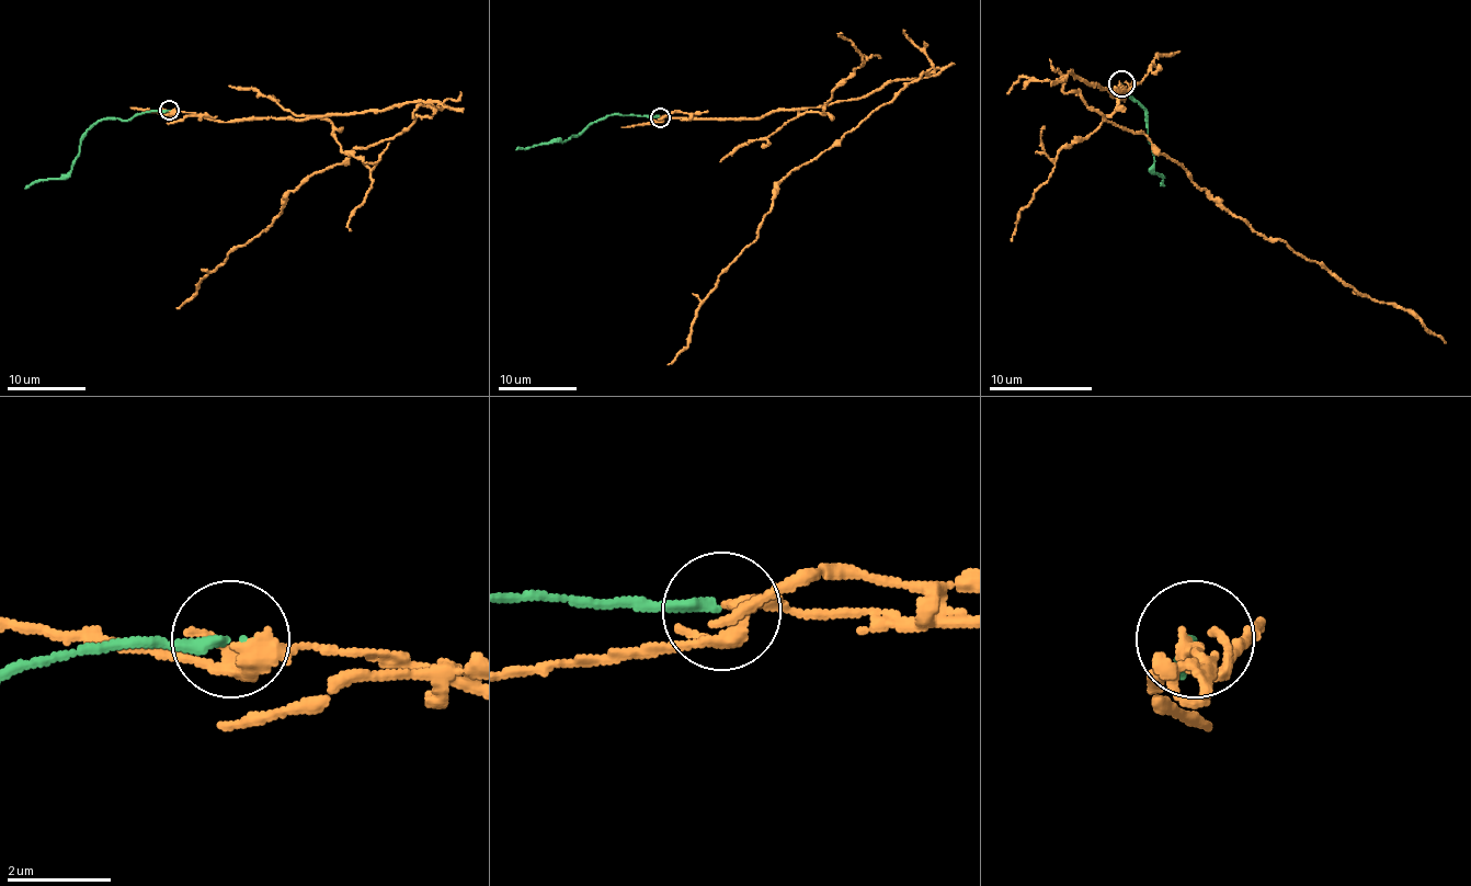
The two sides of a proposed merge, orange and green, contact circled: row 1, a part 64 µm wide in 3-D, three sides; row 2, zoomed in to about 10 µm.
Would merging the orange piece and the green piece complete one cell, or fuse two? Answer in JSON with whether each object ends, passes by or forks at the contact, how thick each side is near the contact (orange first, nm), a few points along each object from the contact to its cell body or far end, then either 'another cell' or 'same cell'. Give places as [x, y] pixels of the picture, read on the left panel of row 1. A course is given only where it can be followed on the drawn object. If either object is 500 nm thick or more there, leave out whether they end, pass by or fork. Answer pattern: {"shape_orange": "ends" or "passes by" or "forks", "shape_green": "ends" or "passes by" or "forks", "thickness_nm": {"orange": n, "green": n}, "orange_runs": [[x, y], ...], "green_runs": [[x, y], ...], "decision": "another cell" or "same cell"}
{"shape_orange": "forks", "shape_green": "ends", "thickness_nm": {"orange": 200, "green": 200}, "orange_runs": [[168, 112], [294, 120], [438, 104], [430, 117], [306, 177], [271, 224], [175, 309]], "green_runs": [[168, 110], [135, 114], [128, 120], [99, 120], [86, 134], [71, 169], [64, 177], [42, 179], [24, 189]], "decision": "another cell"}

